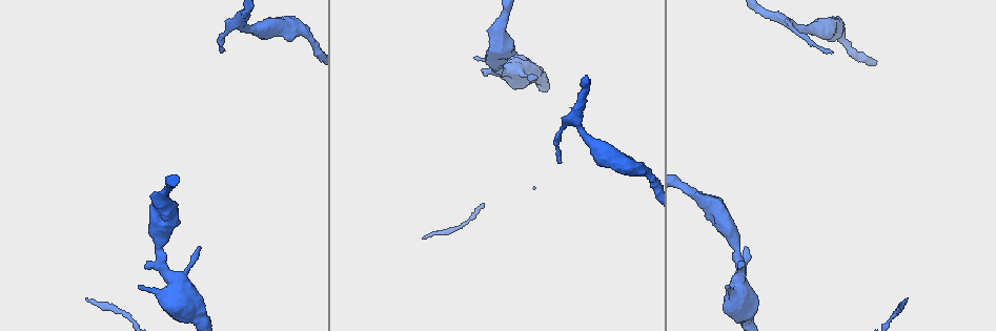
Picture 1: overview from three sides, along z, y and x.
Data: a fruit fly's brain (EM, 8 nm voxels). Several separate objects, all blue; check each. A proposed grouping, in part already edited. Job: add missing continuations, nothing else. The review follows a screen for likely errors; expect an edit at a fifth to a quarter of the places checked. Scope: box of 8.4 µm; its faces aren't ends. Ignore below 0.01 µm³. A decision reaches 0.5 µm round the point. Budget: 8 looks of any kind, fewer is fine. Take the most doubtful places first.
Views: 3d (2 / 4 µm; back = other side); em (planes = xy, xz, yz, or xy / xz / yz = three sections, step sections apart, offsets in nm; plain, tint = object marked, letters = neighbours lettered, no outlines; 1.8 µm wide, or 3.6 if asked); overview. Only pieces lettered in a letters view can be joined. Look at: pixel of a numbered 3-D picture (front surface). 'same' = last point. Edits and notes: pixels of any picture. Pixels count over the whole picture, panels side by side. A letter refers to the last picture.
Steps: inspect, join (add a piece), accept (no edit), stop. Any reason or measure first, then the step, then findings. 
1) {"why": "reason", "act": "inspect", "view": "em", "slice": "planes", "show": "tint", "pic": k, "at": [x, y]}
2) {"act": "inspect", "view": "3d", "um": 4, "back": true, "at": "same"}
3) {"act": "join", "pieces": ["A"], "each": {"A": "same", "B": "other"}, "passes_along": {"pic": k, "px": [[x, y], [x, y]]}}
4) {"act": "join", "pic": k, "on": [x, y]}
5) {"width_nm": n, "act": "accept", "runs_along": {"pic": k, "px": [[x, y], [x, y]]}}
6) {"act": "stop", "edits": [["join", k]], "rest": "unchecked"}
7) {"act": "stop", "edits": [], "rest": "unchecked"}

{"why": "thin end", "act": "inspect", "view": "3d", "um": 4, "pic": 1, "at": [745, 246]}

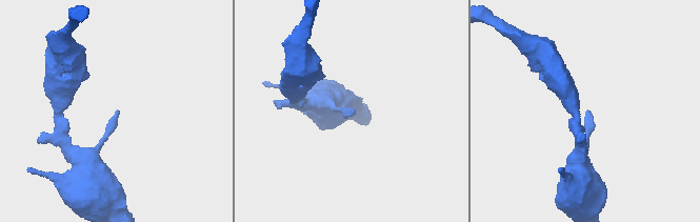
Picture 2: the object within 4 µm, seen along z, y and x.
{"act": "inspect", "view": "em", "slice": "planes", "show": "plain", "pic": 2, "at": [586, 111]}

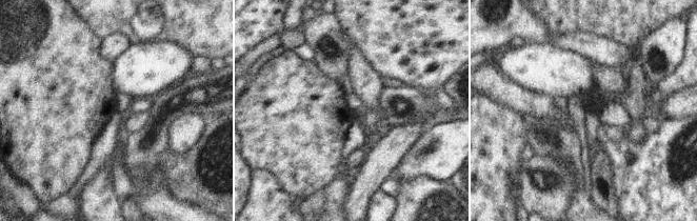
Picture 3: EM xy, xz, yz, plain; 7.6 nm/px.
{"act": "inspect", "view": "em", "slice": "planes", "show": "letters", "at": "same"}

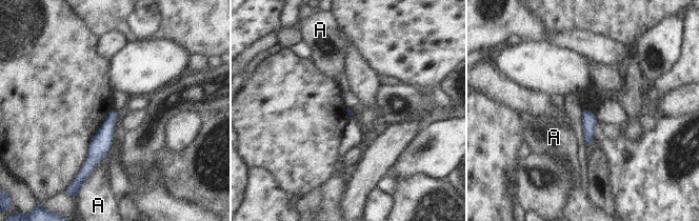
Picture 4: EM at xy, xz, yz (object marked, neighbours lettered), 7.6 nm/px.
{"act": "accept", "each": {"A": "other"}, "runs_along": {"pic": 4, "px": [[114, 113], [91, 162], [91, 168]]}, "found": "none of them fits"}

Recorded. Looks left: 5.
{"why": "an open end", "act": "inspect", "view": "3d", "um": 2, "pic": 1, "at": [221, 51]}

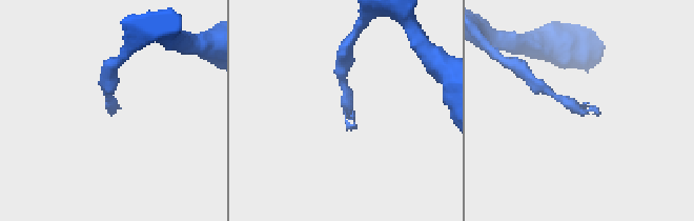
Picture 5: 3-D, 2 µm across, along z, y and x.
{"act": "inspect", "view": "em", "slice": "planes", "show": "letters", "pic": 5, "at": [350, 130]}

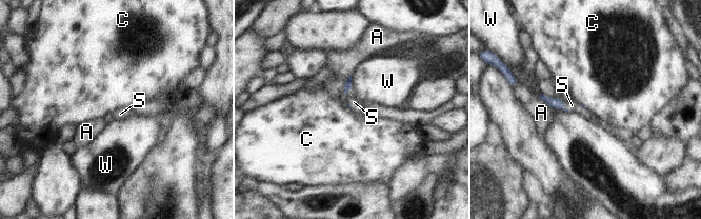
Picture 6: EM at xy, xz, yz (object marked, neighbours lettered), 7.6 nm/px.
{"act": "join", "pic": 6, "on": [572, 105], "each": {"A": "other", "C": "other", "S": "same", "W": "other"}, "passes_along": {"pic": 6, "px": [[555, 103], [564, 107], [572, 105]]}, "found": "it goes on there"}

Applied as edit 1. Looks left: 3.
{"why": "free end", "act": "inspect", "view": "em", "slice": "xz", "step": 16, "show": "letters", "pic": 1, "at": [727, 285]}

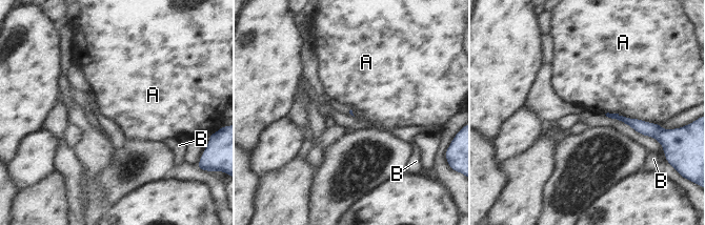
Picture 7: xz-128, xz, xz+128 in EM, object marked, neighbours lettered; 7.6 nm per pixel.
{"act": "inspect", "view": "em", "slice": "xy", "step": 16, "show": "letters", "at": "same"}

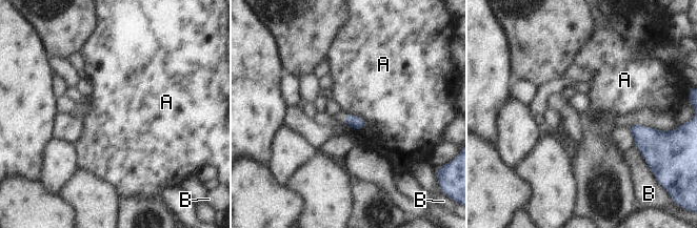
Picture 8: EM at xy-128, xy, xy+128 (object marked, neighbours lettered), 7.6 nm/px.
{"act": "accept", "each": {"A": "other", "B": "other"}, "border": {"pic": 8, "px": [[345, 114], [358, 116], [366, 124]]}, "found": "none of them fits"}

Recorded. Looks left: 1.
{"act": "stop", "edits": [["join", 6]], "rest": "unchecked"}

